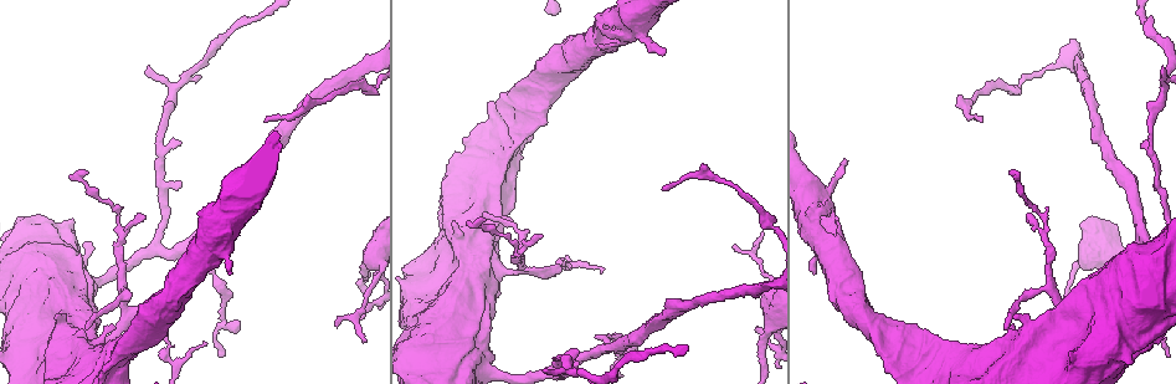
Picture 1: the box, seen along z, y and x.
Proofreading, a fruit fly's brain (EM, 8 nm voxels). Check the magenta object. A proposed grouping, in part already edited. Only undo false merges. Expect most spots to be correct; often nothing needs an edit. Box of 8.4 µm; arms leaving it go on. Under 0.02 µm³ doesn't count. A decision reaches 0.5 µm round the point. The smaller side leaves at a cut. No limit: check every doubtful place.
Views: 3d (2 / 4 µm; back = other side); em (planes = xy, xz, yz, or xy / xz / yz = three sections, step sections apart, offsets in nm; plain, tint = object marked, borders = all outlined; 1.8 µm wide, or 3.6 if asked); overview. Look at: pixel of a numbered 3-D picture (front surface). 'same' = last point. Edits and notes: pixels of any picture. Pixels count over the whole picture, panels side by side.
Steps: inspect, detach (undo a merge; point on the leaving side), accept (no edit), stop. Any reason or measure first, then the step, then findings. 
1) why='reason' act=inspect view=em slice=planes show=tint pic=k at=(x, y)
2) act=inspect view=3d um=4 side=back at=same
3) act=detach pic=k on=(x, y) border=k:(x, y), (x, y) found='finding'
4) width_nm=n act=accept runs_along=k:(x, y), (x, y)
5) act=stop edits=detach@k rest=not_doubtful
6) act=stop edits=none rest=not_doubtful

why='touches itself' act=inspect view=em um=3.6 slice=planes show=tint pic=1 at=(1030, 368)

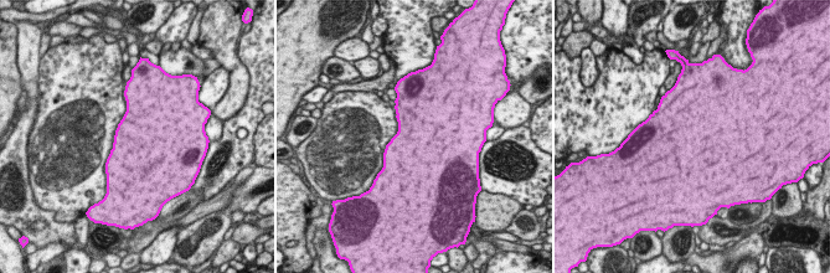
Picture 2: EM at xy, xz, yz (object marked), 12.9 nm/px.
width_nm=800 act=accept found='one cell here'

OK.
why='thick turns thin' act=inspect view=em um=3.6 slice=planes show=tint pic=1 at=(476, 371)

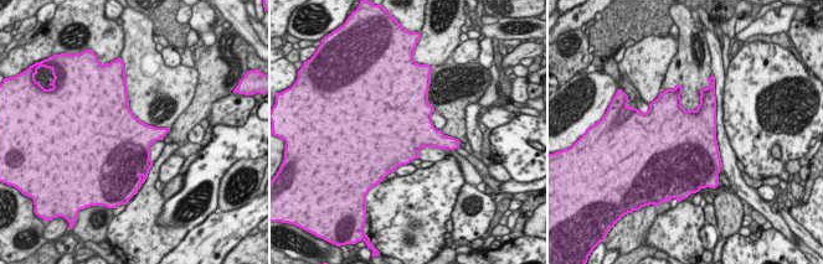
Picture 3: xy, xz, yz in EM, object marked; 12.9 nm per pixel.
width_nm=750 act=accept found='all the same cell'

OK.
why='side arm on a straight run' act=inspect view=em um=3.6 slice=planes show=tint pic=1 at=(818, 235)

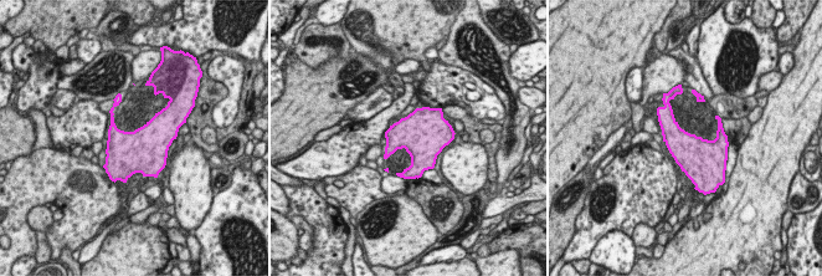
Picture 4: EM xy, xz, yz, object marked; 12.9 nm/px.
act=accept found='continuous, no second cell'

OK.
act=stop edits=none rest=not_doubtful

